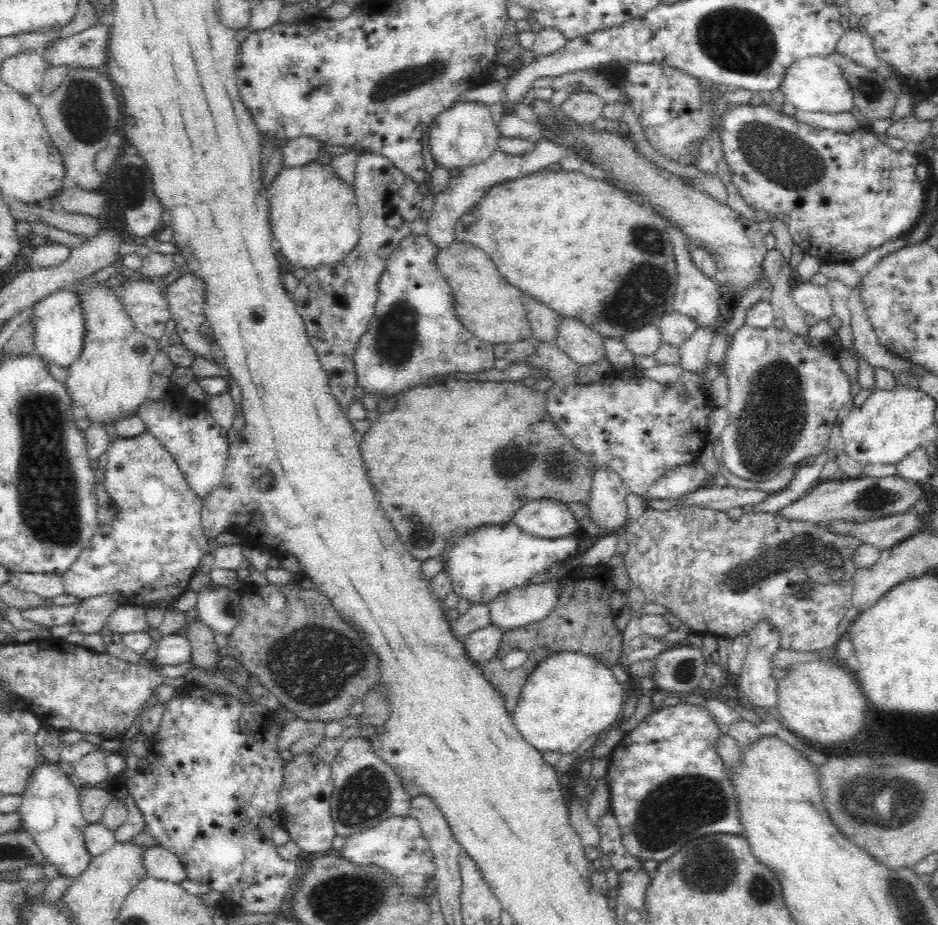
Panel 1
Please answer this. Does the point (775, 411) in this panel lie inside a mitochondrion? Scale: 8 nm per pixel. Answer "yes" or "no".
yes

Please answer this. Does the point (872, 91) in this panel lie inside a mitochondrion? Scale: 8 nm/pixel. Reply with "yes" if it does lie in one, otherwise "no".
yes

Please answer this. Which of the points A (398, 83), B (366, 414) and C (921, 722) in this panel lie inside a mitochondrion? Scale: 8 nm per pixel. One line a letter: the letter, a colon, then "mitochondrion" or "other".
A: mitochondrion
B: other
C: other

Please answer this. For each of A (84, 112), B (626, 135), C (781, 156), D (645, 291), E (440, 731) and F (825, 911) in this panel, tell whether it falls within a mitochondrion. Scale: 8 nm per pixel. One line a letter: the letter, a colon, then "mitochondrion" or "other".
A: mitochondrion
B: other
C: mitochondrion
D: mitochondrion
E: other
F: other

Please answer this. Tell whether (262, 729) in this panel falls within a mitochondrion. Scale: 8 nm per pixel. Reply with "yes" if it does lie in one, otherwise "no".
no

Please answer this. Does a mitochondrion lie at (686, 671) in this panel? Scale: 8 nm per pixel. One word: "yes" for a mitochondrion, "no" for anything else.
yes

